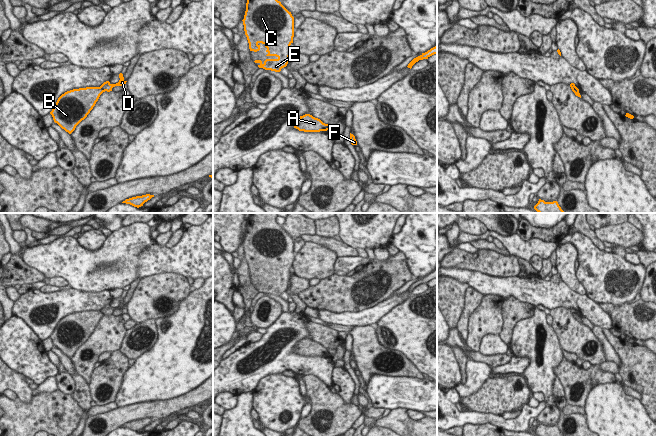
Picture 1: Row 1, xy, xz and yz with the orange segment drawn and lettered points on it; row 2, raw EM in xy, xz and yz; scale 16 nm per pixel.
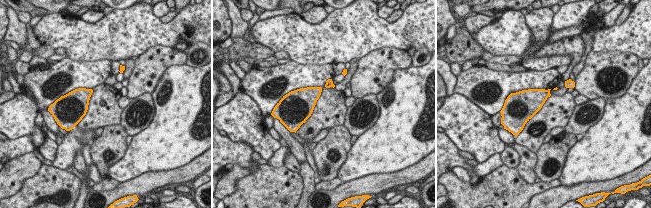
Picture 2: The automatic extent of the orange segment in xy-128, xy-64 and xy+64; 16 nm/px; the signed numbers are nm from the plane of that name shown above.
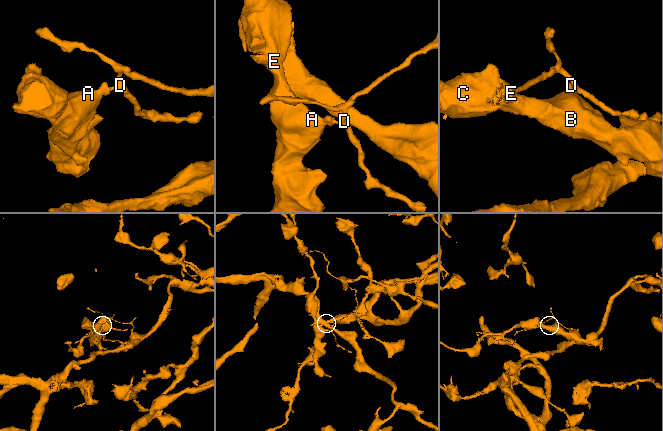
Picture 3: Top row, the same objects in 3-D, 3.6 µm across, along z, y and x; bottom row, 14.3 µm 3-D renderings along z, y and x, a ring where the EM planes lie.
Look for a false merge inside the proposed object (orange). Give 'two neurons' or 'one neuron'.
two neurons

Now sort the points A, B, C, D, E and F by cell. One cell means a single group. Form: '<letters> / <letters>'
A B C E / D F

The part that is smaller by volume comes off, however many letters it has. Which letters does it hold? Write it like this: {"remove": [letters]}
{"remove": ["D", "F"]}

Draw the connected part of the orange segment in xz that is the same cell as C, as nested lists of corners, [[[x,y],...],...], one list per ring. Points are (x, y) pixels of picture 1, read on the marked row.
[[[247,0],[243,25],[249,43],[250,51],[260,50],[260,43],[267,48],[266,56],[276,56],[276,59],[266,59],[264,62],[255,60],[259,68],[280,72],[286,67],[290,56],[290,45],[294,37],[294,17],[278,0]]]

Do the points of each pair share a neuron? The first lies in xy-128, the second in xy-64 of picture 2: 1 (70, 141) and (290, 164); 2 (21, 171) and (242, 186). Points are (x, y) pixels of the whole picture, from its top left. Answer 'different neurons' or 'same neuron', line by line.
1: different neurons
2: different neurons

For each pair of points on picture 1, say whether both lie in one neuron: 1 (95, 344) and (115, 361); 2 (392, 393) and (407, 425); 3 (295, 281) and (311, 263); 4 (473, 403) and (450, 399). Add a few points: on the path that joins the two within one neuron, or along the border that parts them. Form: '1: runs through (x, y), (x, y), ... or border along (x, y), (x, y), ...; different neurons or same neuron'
1: border along (118, 349), (112, 353); different neurons
2: border along (408, 409), (394, 408), (391, 410); different neurons
3: border along (295, 274), (308, 280); different neurons
4: border along (461, 399), (459, 402); different neurons

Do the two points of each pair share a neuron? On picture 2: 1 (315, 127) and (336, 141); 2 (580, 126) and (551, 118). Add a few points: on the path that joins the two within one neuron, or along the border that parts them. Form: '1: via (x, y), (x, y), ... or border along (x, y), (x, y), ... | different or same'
1: border along (342, 124), (335, 125), (329, 129) | different
2: border along (576, 105), (564, 128) | different

